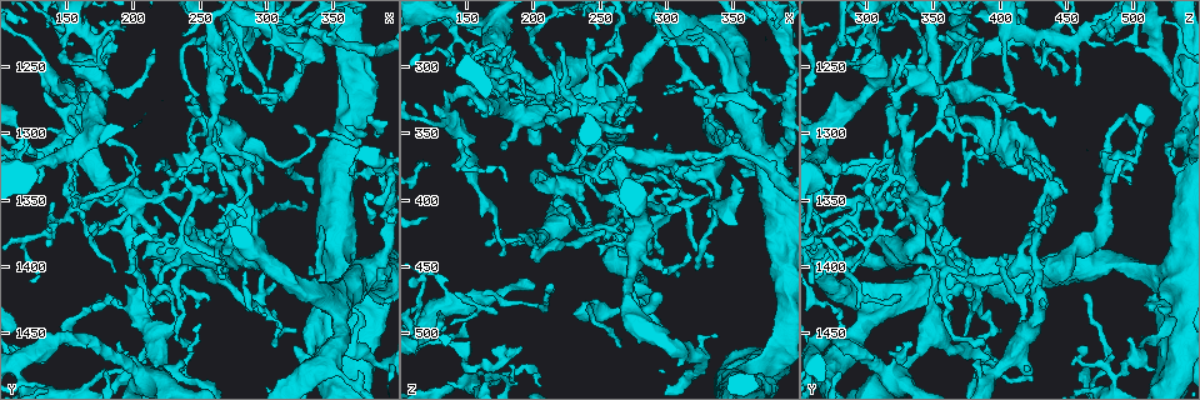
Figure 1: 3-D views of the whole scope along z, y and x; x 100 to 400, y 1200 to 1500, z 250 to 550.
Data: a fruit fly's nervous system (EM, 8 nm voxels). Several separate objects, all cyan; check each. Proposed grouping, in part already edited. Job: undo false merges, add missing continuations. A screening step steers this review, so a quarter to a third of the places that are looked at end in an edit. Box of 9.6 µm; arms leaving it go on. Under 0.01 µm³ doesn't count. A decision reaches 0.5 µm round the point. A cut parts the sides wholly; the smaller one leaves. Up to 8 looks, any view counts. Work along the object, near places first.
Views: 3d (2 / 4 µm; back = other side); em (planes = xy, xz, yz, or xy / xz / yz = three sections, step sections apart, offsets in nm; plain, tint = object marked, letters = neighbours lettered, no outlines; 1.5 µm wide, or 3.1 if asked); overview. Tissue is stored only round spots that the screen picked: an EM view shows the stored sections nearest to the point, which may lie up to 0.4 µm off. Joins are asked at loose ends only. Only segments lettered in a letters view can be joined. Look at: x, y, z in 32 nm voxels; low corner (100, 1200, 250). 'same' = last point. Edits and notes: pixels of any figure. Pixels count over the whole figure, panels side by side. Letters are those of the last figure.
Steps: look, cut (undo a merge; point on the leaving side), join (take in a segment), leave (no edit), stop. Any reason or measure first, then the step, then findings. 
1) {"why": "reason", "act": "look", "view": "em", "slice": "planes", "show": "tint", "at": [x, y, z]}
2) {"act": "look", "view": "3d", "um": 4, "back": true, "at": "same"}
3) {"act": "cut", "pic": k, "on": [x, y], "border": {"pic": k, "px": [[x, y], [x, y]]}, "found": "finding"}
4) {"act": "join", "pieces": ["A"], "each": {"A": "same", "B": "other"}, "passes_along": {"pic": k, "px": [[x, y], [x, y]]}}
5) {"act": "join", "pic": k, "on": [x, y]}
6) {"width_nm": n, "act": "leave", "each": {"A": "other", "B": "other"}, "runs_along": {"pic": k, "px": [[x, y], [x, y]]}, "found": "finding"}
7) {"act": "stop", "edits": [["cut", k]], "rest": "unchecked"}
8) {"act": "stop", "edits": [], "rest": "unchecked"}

{"why": "calibre changes", "act": "look", "view": "3d", "um": 2, "at": [284, 1360, 480]}

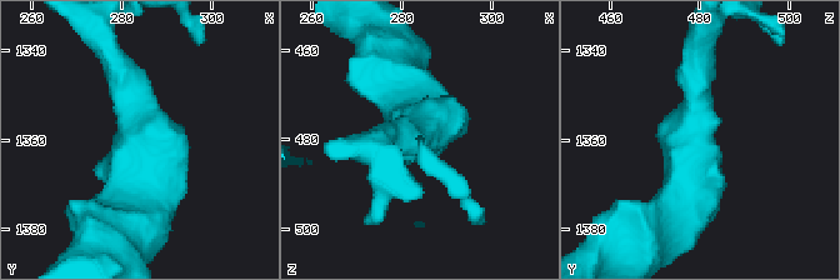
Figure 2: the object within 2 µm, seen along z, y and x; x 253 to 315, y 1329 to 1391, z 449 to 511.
{"arm_widths_nm": [200, 400], "act": "look", "view": "em", "slice": "xz", "step": 4, "show": "tint", "at": [283, 1358, 479]}

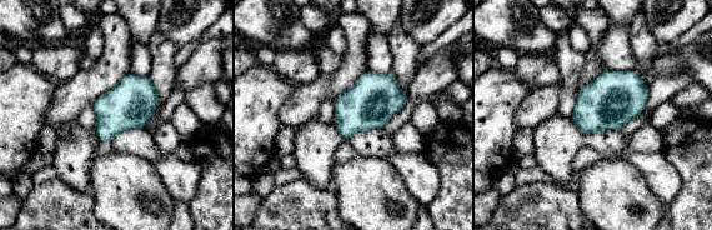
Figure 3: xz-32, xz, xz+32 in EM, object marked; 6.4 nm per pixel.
{"why": "another direction", "act": "look", "view": "em", "slice": "planes", "show": "letters", "at": "same"}

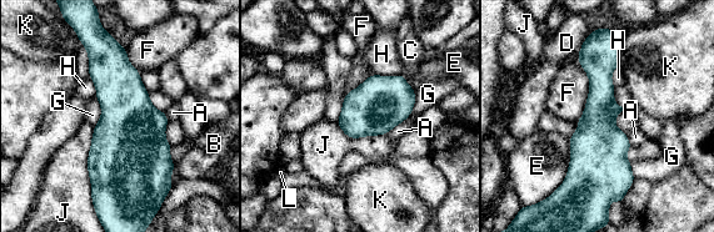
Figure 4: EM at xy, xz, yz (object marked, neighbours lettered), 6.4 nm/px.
{"act": "leave", "each": {"A": "other", "B": "other", "C": "other", "D": "other", "E": "other", "F": "other", "G": "other", "H": "other", "J": "other", "K": "other", "L": "other"}, "found": "one cell here"}

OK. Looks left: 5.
{"why": "abrupt turn", "act": "look", "view": "em", "slice": "planes", "show": "letters", "at": [316, 1272, 536]}

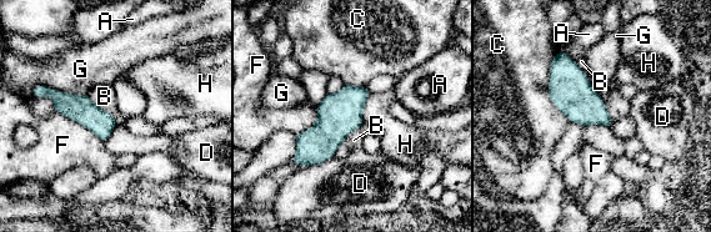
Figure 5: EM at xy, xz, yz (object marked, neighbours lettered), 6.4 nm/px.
{"longest_contact_nm": ["C", 460], "act": "leave", "each": {"A": "other", "B": "other", "C": "other", "D": "other", "F": "other", "G": "other", "H": "other"}, "runs_along": {"pic": 5, "px": [[44, 90], [76, 106], [105, 136]]}, "found": "all the same cell"}

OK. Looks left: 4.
{"why": "an open end", "act": "look", "view": "em", "slice": "planes", "show": "tint", "at": [214, 1238, 332]}

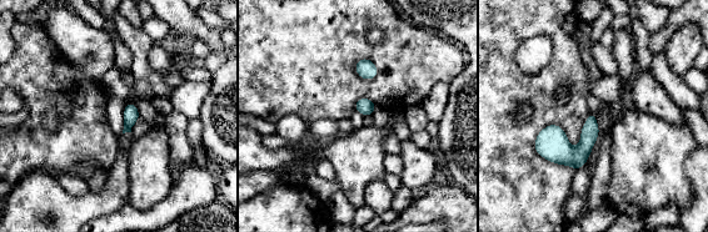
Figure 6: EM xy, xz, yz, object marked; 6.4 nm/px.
{"act": "look", "view": "em", "slice": "planes", "show": "letters", "at": "same"}

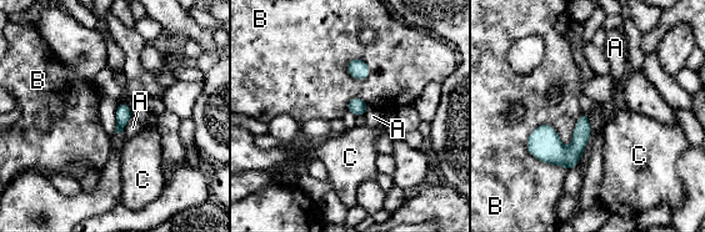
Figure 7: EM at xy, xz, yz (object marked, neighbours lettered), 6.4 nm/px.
{"act": "leave", "each": {"A": "other", "B": "other", "C": "other"}, "border": {"pic": 7, "px": [[581, 112], [528, 152]]}, "found": "no lettered segment goes on from it"}

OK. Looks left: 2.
{"act": "stop", "edits": [], "rest": "unchecked"}

